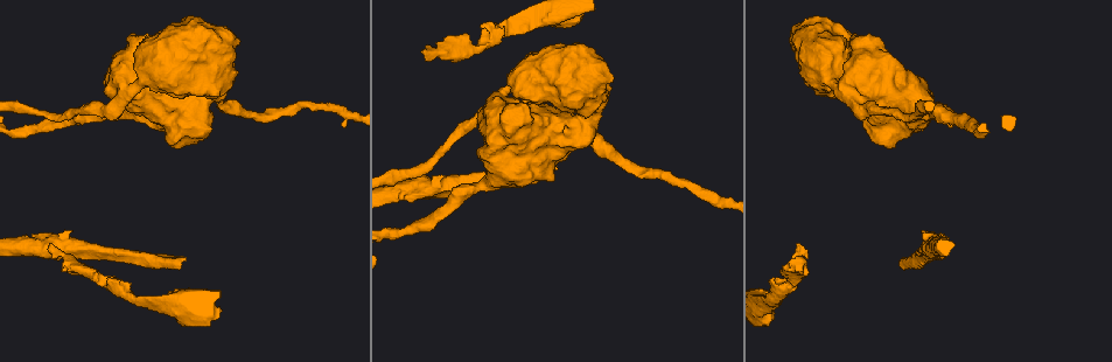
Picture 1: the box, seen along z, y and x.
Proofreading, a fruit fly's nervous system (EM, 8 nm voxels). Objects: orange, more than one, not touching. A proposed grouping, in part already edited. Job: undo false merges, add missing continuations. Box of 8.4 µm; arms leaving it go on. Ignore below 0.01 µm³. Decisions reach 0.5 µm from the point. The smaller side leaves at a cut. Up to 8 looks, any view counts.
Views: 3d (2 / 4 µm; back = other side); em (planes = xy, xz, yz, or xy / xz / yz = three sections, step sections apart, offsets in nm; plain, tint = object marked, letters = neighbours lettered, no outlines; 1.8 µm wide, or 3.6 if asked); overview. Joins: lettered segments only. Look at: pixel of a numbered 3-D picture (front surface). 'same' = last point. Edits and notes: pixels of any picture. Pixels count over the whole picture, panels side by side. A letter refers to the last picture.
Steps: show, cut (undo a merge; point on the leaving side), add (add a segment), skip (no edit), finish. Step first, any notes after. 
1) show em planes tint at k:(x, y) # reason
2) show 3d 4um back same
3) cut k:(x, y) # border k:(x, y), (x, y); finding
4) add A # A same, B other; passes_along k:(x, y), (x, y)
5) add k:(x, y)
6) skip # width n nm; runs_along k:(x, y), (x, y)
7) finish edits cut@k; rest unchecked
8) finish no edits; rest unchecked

show em xy step 16 tint at 1:(445, 185) # calibre changes

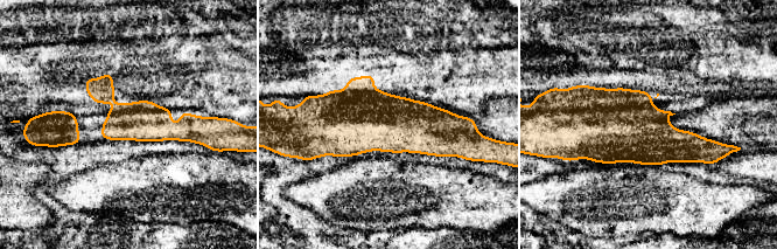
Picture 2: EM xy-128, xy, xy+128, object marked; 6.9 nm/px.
show em xz step 8 letters same # cut it another way

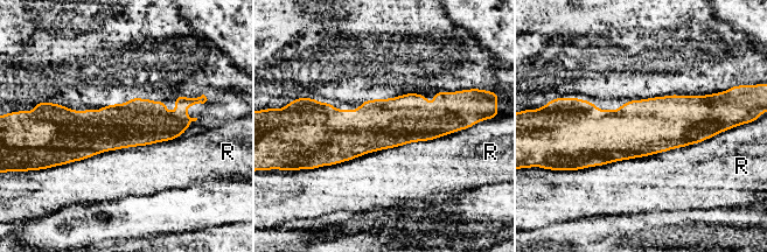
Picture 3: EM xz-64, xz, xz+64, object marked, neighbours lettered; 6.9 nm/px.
skip # longest_contact R 1100 nm; R other; border 3:(465, 128), (314, 168); continuous, no second cell

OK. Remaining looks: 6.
show em xz step 16 letters at 1:(901, 261) # free end

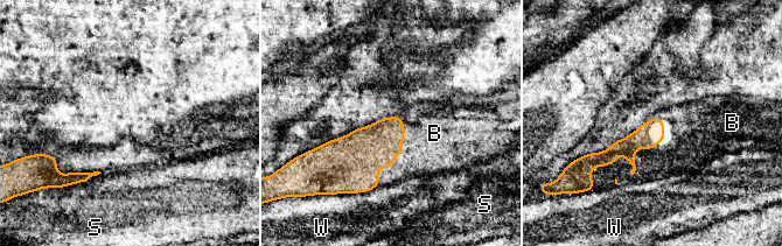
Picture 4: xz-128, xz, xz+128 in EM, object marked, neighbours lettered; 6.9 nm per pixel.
add B # B same, S other, W other; passes_along 4:(651, 132), (634, 157), (670, 157); the cell continues

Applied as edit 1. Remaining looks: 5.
show overview

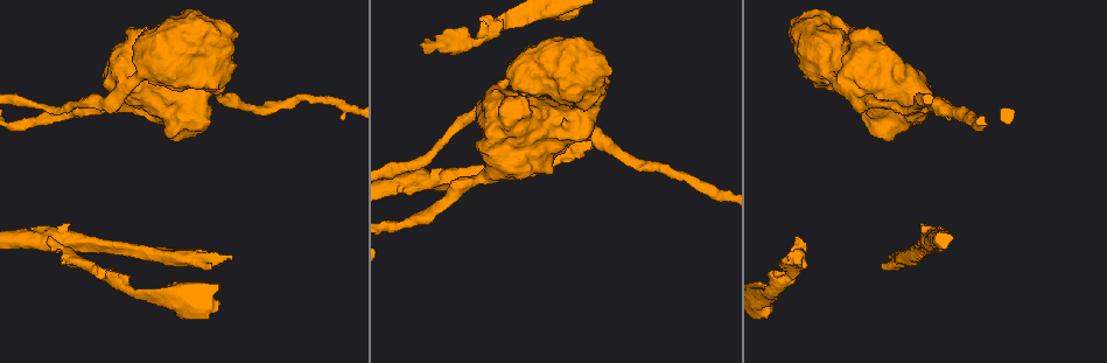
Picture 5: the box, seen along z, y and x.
show 3d 2um at 5:(428, 53) # long arm stops here

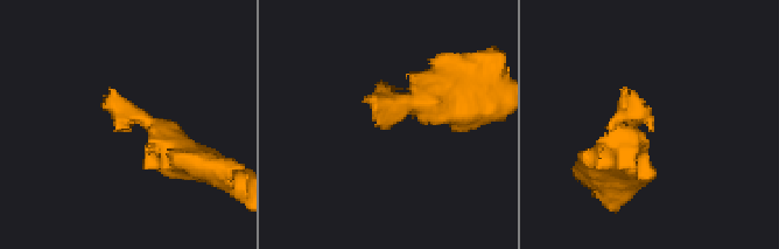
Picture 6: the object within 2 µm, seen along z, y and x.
show em planes plain at 6:(650, 130)

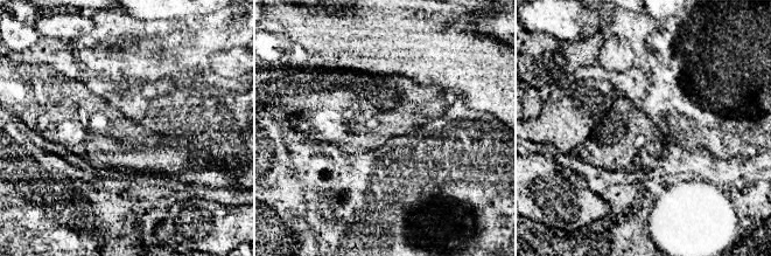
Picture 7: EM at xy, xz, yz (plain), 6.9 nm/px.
show em planes letters same # what lies round it

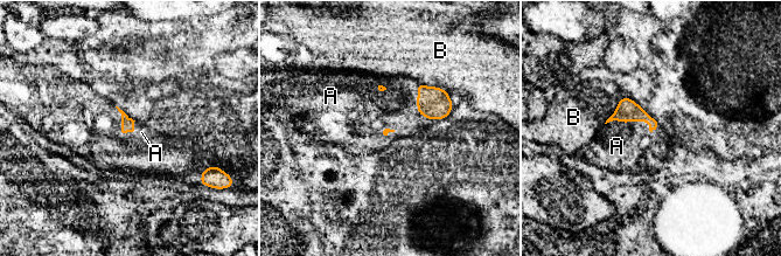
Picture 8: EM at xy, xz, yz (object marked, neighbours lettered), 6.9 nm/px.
add A # A same, B other; passes_along 8:(627, 110), (633, 120), (616, 146); the cell continues

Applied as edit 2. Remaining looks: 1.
finish edits add@4, add@8; rest unchecked

